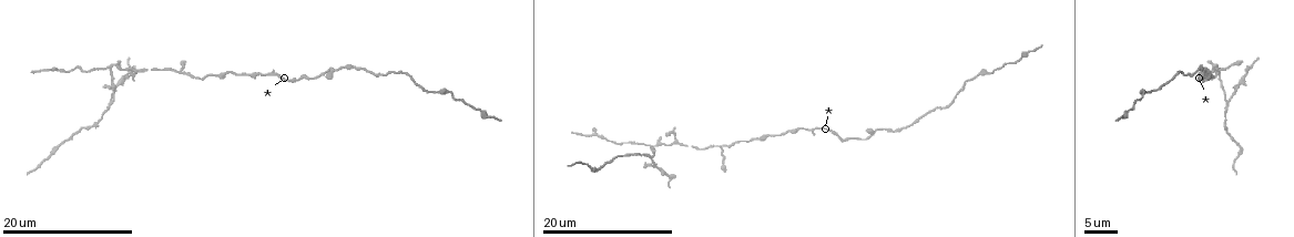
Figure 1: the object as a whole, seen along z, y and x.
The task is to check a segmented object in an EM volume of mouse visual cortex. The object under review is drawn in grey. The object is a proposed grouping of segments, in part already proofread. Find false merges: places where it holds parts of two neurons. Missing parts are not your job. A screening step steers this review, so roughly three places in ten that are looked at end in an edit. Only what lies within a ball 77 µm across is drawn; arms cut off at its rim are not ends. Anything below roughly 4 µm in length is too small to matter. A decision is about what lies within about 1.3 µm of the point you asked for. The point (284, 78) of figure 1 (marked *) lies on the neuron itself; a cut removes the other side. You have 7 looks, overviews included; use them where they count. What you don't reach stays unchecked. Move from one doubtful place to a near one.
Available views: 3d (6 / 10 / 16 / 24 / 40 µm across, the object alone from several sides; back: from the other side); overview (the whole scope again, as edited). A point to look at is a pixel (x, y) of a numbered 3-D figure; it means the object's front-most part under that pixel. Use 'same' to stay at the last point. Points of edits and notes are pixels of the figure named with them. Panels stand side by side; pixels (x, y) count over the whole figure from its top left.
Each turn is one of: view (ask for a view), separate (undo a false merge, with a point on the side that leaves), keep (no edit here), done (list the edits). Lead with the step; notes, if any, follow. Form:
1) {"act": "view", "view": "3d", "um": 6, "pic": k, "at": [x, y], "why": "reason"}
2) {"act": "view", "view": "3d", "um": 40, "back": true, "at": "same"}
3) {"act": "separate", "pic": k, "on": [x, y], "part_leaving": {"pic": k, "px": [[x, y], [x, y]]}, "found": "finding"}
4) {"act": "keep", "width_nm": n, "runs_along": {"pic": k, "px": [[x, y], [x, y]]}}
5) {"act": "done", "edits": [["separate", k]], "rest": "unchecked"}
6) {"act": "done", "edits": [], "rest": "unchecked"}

{"act": "view", "view": "3d", "um": 24, "pic": 1, "at": [802, 129], "why": "sudden change in width"}

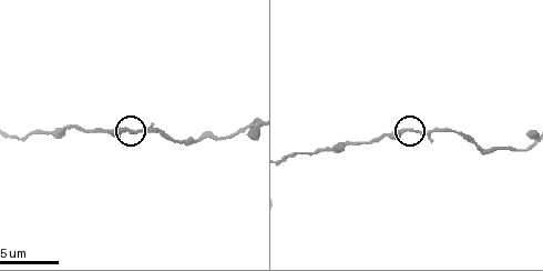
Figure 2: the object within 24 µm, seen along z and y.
{"act": "view", "view": "3d", "um": 6, "pic": 2, "at": [411, 130]}

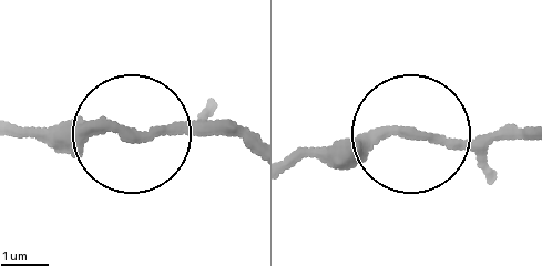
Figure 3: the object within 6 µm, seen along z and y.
{"act": "keep", "runs_along": {"pic": 3, "px": [[244, 143], [220, 131], [21, 131]]}, "found": "all the same neuron"}

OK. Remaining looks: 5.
{"act": "view", "view": "3d", "um": 6, "pic": 2, "at": [41, 130], "why": "thick turns thin"}

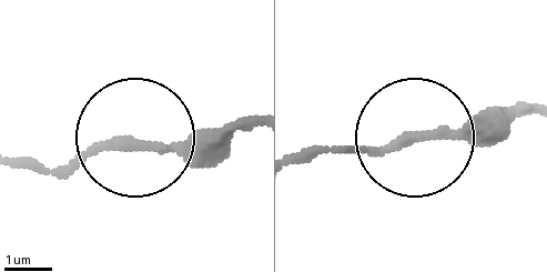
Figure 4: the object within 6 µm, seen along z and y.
{"act": "keep", "found": "continuous, no second neuron"}

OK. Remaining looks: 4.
{"act": "view", "view": "3d", "um": 6, "pic": 2, "at": [525, 150], "why": "calibre changes"}

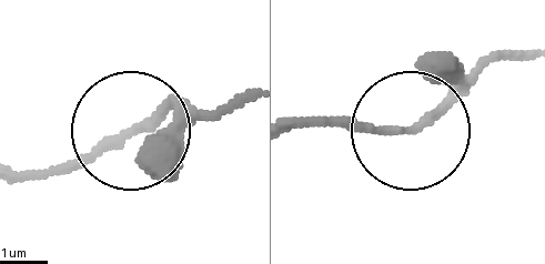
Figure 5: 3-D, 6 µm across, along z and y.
{"act": "view", "view": "3d", "um": 6, "back": true, "pic": 5, "at": [131, 129]}

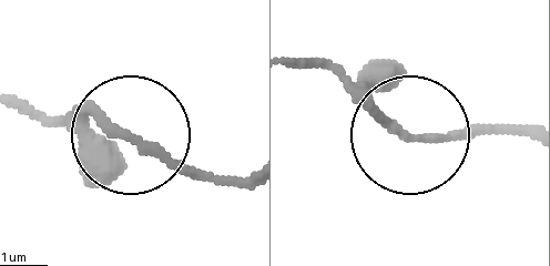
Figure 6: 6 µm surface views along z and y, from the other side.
{"act": "keep", "found": "continuous, no second neuron"}

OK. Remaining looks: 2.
{"act": "view", "view": "3d", "um": 24, "pic": 1, "at": [109, 68], "why": "three arms meet"}

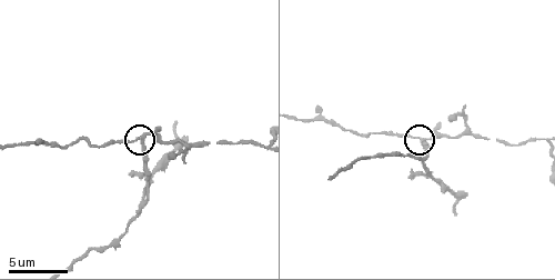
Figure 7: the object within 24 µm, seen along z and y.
{"act": "view", "view": "3d", "um": 10, "pic": 7, "at": [143, 141]}

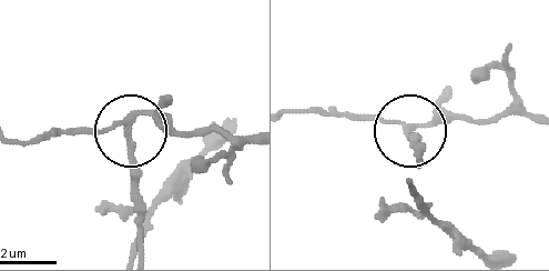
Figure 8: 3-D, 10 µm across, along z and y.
{"act": "separate", "pic": 8, "on": [131, 160], "arms": 3, "part_leaving": {"pic": 8, "px": [[129, 122], [136, 248]]}, "found": "two neurons meet here"}

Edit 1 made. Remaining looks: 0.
{"act": "done", "edits": [["separate", 8]], "rest": "unchecked"}

